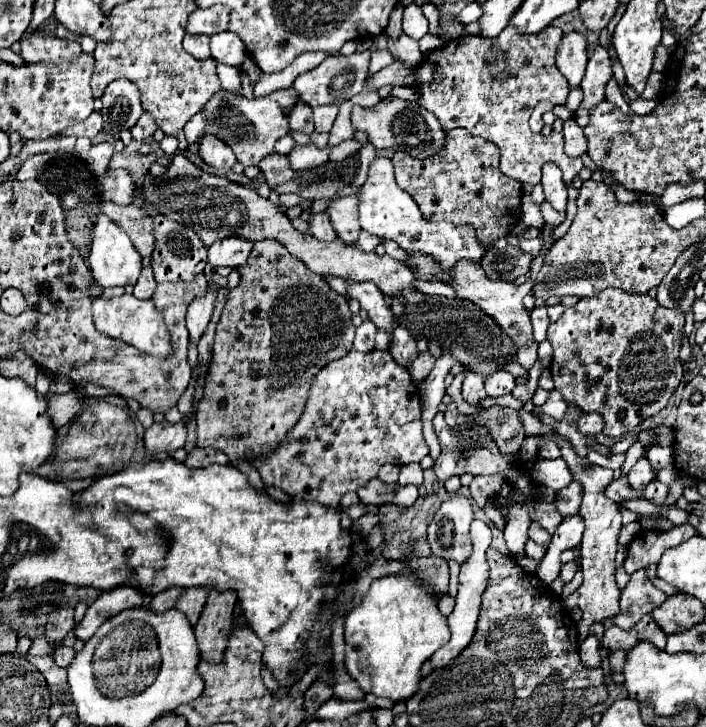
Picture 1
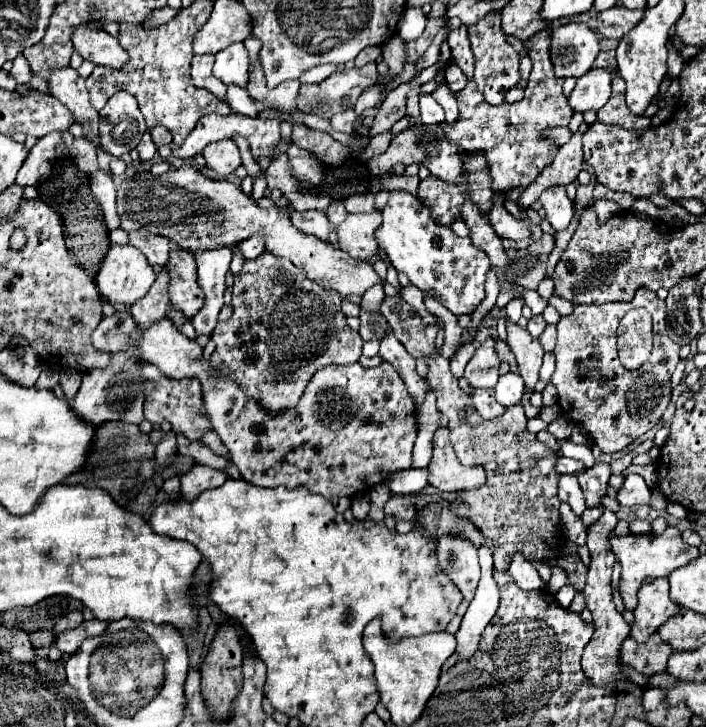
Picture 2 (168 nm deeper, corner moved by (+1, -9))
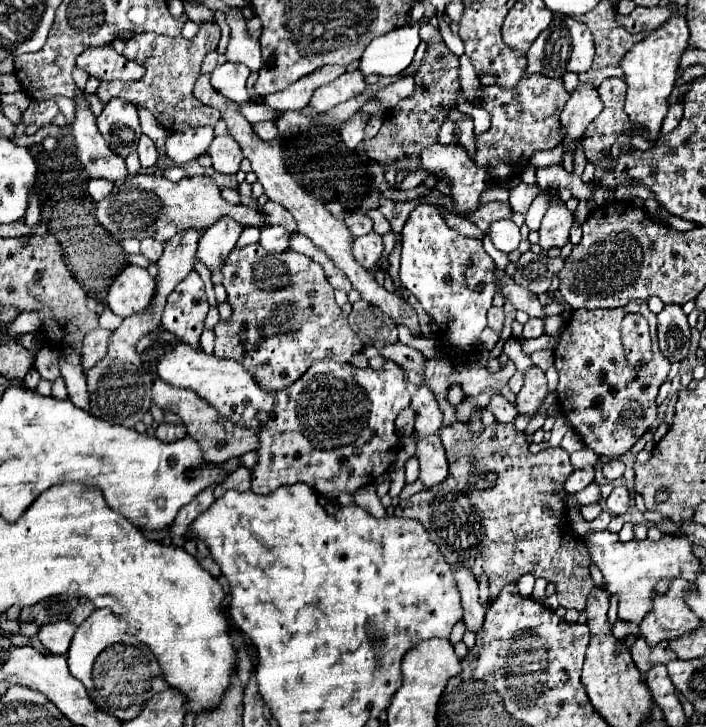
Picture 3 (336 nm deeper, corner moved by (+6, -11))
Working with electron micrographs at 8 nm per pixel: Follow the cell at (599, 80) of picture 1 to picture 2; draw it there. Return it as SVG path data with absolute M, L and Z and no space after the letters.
M591 68L585 76L577 80L573 94L569 96L569 106L575 112L599 110L607 104L611 94L611 78L613 74L605 68Z

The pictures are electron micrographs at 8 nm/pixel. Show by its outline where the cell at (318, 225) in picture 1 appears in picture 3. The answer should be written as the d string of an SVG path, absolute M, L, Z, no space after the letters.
M266 202L262 206L262 216L264 216L264 226L282 226L282 228L290 228L290 230L296 230L296 224L294 224L294 218L290 216L290 212L286 212L286 208L282 208L282 204L276 204L276 202Z

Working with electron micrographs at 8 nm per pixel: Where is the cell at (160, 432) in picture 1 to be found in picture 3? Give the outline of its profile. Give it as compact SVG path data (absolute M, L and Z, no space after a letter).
M160 424L158 428L156 428L156 438L160 438L160 440L166 440L166 442L172 442L172 440L178 440L178 438L182 438L182 436L186 436L186 428L184 428L184 424L178 424L178 426L174 426L174 424Z

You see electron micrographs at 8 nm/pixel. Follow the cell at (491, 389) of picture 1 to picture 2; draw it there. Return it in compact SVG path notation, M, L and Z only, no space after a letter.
M505 374L499 378L497 386L495 386L495 400L501 404L501 406L513 406L513 404L519 404L521 402L521 396L523 396L523 378L517 376L517 374Z

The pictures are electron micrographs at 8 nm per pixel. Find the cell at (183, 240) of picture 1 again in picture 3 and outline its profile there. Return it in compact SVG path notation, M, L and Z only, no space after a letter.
M190 272L168 296L162 326L172 332L178 342L200 348L200 334L210 306L204 294L204 282L196 272Z

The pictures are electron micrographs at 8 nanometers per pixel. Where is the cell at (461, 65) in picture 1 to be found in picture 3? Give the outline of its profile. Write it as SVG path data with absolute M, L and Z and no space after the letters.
M542 74L524 76L514 88L492 85L482 88L484 96L480 106L492 114L492 128L476 138L476 164L486 166L496 184L522 174L530 156L538 150L556 148L562 140L560 112L566 106L570 94L566 92L562 78L546 78Z

